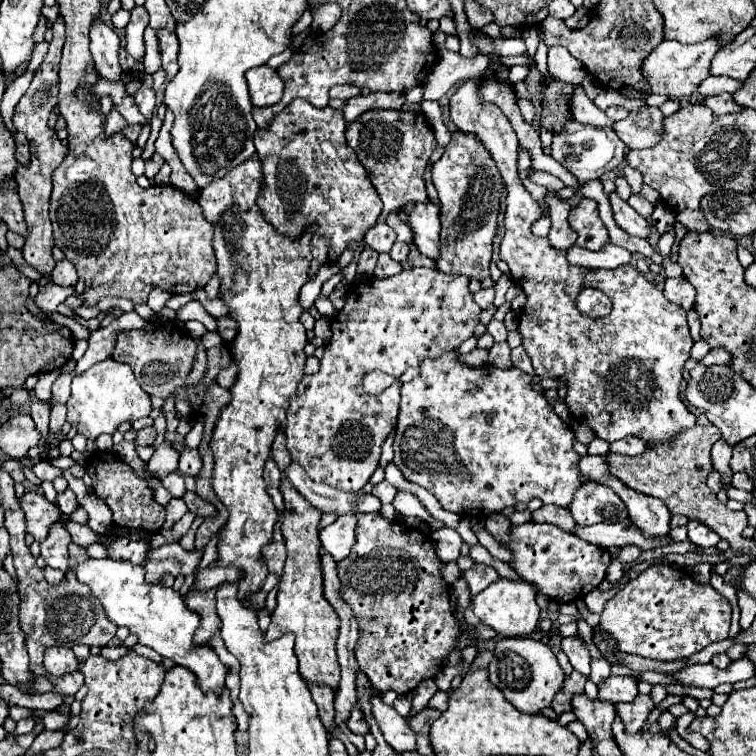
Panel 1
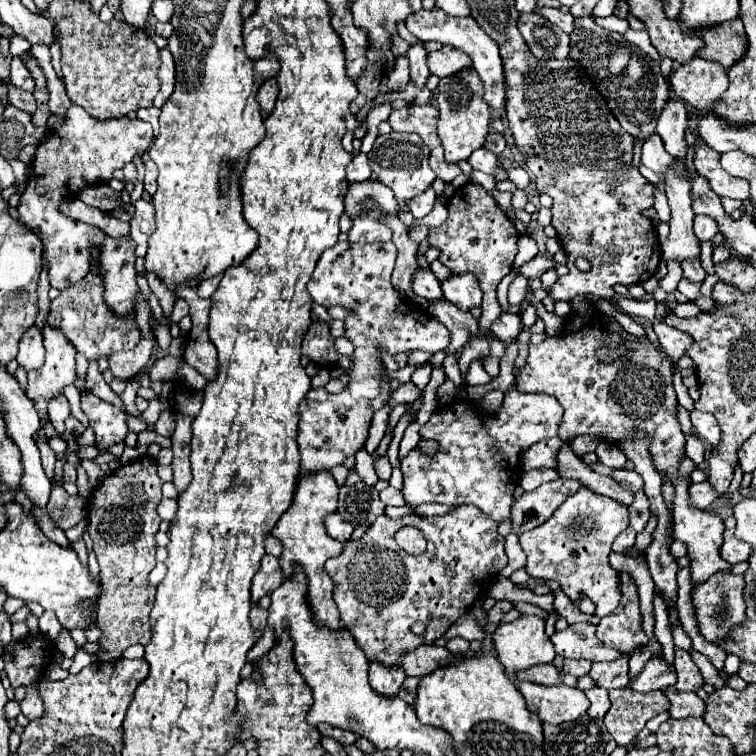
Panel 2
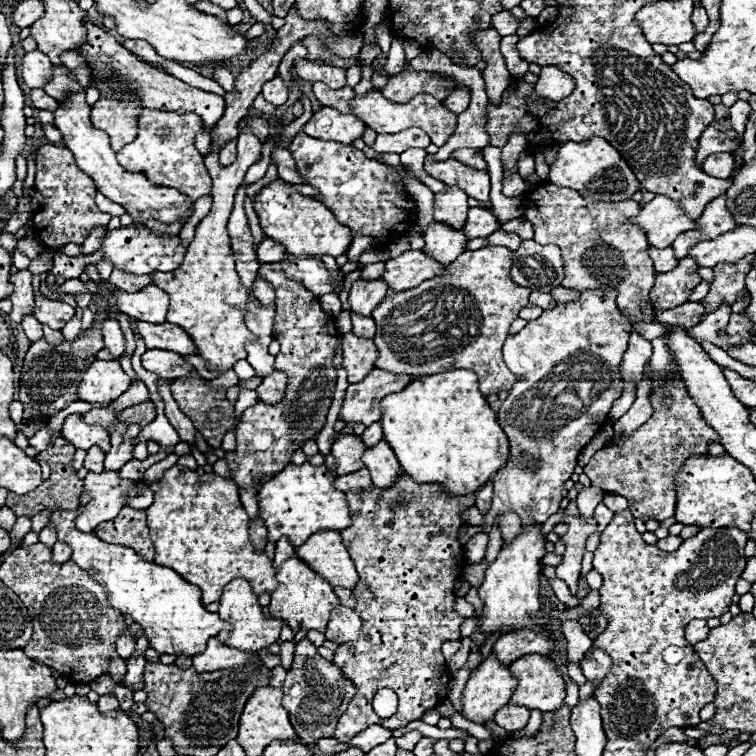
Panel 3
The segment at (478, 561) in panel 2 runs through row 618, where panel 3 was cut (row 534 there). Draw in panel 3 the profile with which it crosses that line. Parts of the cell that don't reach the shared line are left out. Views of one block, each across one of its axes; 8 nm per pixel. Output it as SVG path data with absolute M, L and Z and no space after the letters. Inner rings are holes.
M402 474L392 488L380 490L370 488L368 492L346 492L352 526L342 530L344 544L350 550L350 558L356 564L360 582L352 590L356 596L356 612L362 618L362 634L354 642L340 644L334 654L334 664L342 668L344 676L352 680L358 688L356 696L348 704L348 710L340 716L334 738L340 742L350 742L358 732L372 724L382 724L388 730L404 728L414 720L436 708L448 692L450 672L446 672L446 662L440 646L446 640L460 640L460 624L464 616L454 610L454 584L462 576L464 558L460 556L458 528L464 524L460 514L474 506L476 494L468 496L448 496L436 484L416 484L408 474ZM382 688L394 688L400 698L398 712L386 720L380 720L372 710L372 698Z

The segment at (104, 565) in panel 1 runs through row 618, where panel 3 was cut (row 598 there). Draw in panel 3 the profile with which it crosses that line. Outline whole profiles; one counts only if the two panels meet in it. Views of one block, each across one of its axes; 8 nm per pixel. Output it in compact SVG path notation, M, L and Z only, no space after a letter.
M72 510L54 512L50 516L50 522L56 524L56 528L58 528L58 540L66 542L72 548L72 560L80 568L96 572L94 578L108 588L108 598L110 598L112 608L128 612L144 628L144 632L146 632L146 636L148 636L148 640L150 640L154 650L158 650L160 654L194 656L196 652L204 652L208 638L212 638L212 636L216 636L216 632L224 630L226 624L218 618L218 614L208 612L204 608L204 604L200 602L200 596L202 596L200 588L196 588L192 584L186 584L186 580L180 578L172 568L166 568L166 566L142 560L132 548L126 548L126 546L120 546L120 544L108 544L108 542L100 540L94 532L88 534L88 532L76 530L74 516L76 516L76 512L72 512Z

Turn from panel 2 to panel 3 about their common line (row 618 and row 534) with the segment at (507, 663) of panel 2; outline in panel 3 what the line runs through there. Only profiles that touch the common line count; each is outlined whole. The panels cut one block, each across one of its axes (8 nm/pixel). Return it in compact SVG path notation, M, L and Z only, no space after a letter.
M530 524L528 528L522 528L522 532L514 536L510 542L502 544L502 550L498 552L496 560L490 562L490 566L486 568L484 584L478 590L478 596L484 602L480 618L482 632L490 634L498 628L508 628L508 626L516 626L516 630L544 626L542 620L534 620L530 616L532 612L540 612L538 592L540 592L542 558L546 554L544 542L546 540L540 532L540 524Z

